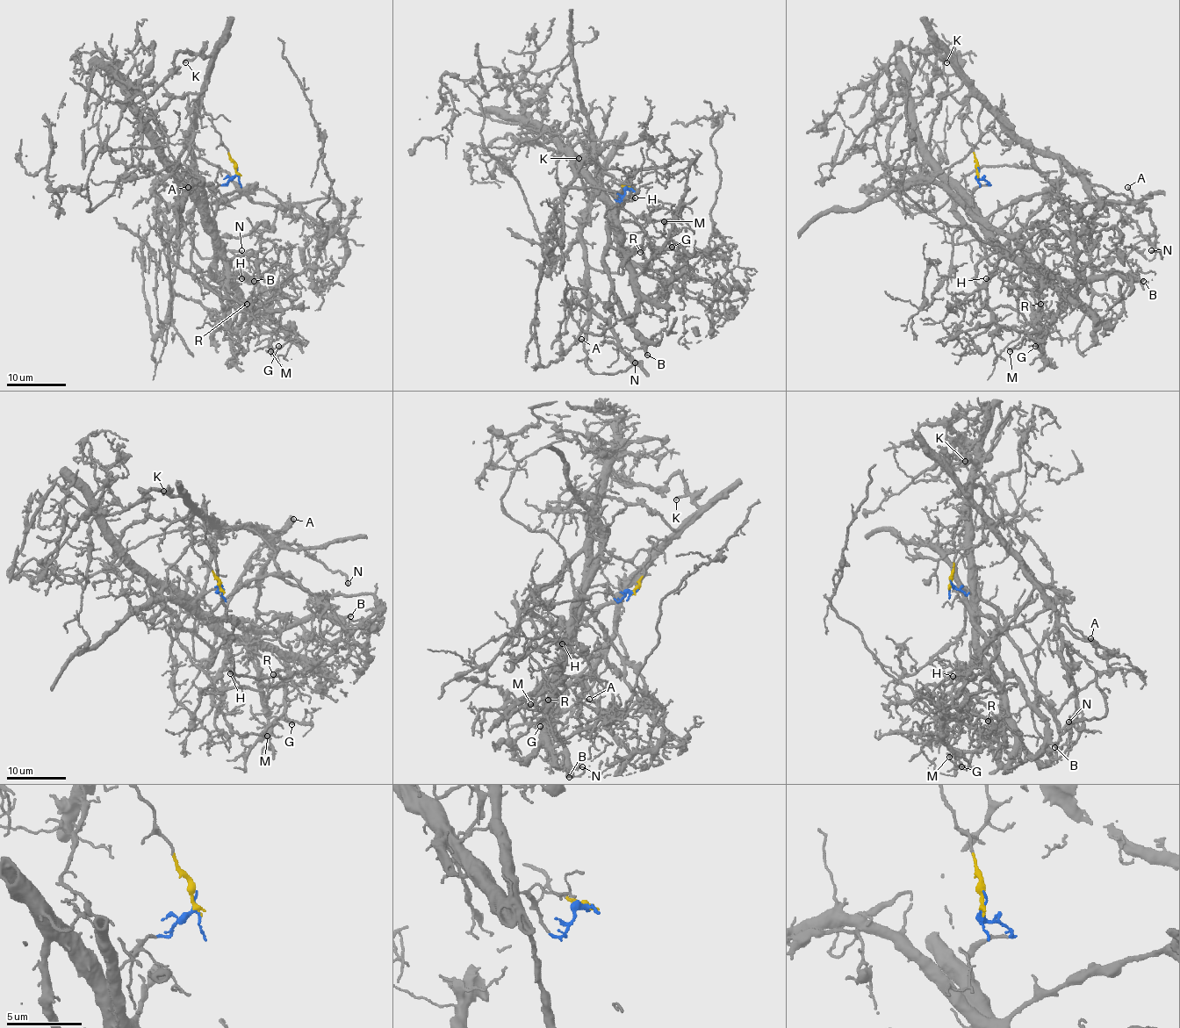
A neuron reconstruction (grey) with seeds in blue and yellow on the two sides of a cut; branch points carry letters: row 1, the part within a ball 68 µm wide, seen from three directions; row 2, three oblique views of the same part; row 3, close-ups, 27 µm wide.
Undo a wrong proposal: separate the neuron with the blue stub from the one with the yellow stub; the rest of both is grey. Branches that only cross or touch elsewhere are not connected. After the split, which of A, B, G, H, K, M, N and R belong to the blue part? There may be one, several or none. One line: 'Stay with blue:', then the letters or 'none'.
Stay with blue: B, G, H, M, R

